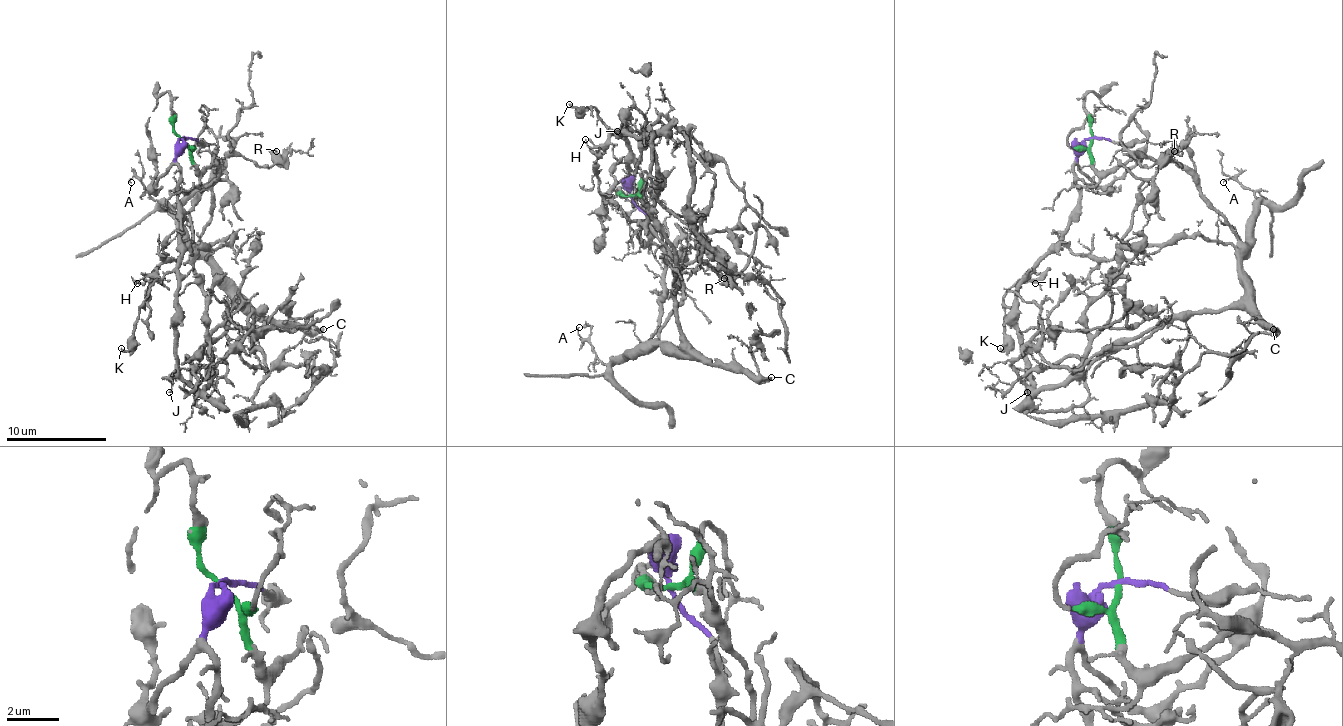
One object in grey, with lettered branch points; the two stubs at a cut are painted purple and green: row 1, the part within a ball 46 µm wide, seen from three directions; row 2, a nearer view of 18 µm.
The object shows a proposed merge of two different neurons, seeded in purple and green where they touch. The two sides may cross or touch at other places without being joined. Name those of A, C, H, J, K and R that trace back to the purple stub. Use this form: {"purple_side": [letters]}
{"purple_side": ["H", "J", "K"]}

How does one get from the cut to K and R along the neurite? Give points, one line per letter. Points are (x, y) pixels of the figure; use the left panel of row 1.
K: (182, 140), (177, 193), (182, 261), (162, 281), (157, 281), (147, 296), (134, 343), (127, 351), (122, 348)
R: (182, 140), (197, 170), (204, 170), (214, 158), (242, 155), (262, 165), (275, 163), (272, 153), (277, 150)

